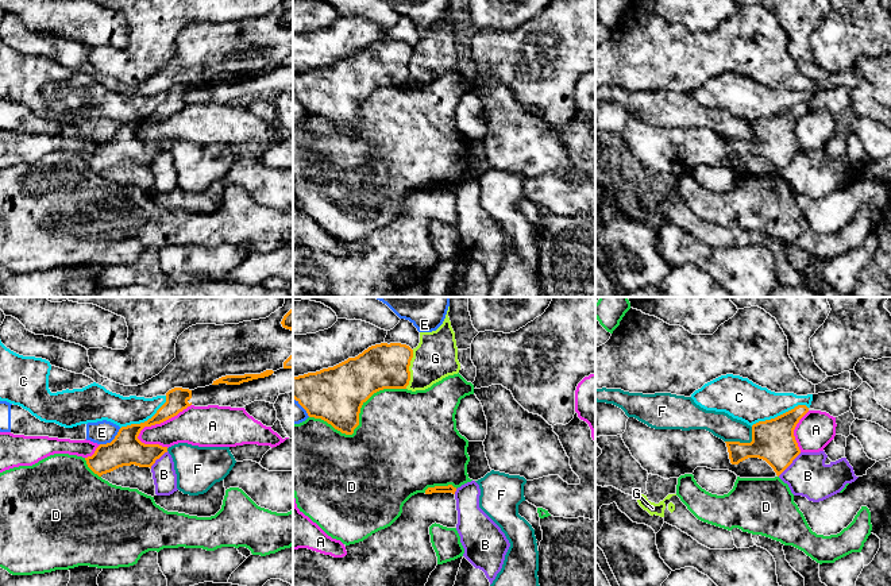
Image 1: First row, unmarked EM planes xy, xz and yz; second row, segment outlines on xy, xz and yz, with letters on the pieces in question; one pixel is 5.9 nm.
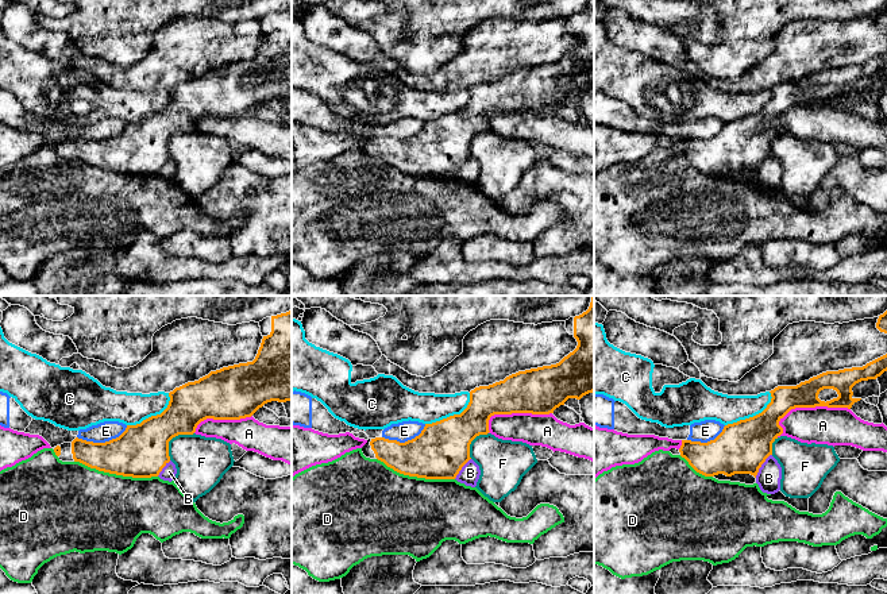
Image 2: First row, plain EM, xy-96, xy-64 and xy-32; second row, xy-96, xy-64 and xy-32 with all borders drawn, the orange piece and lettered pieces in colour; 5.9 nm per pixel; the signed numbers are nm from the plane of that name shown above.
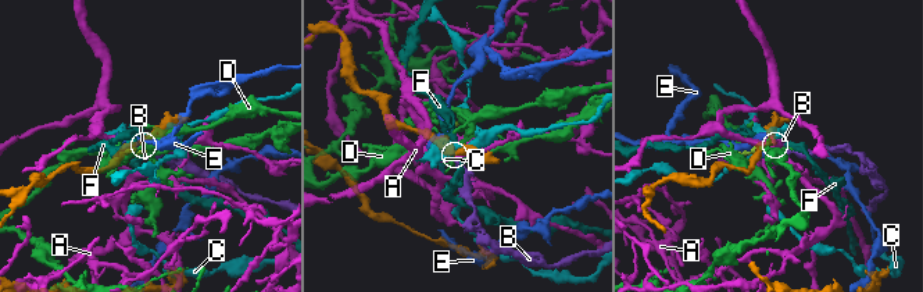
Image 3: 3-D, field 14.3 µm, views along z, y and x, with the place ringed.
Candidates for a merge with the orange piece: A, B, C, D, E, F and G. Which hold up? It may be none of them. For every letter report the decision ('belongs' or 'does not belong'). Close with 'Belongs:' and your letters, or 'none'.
A: does not belong
B: does not belong
C: does not belong
D: does not belong
E: does not belong
F: does not belong
G: does not belong
Belongs: none

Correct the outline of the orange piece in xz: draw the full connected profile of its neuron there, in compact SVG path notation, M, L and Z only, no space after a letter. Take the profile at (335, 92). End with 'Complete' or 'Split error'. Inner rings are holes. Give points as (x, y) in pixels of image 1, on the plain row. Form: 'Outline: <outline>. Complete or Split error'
Outline: M381 41L355 55L316 70L293 74L293 96L309 115L352 132L362 103L383 86L406 86L413 47L401 41Z. Complete

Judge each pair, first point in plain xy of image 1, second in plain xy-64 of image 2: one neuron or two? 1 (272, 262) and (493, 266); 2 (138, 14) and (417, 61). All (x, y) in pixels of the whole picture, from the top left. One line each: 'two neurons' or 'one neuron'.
1: one neuron
2: one neuron

